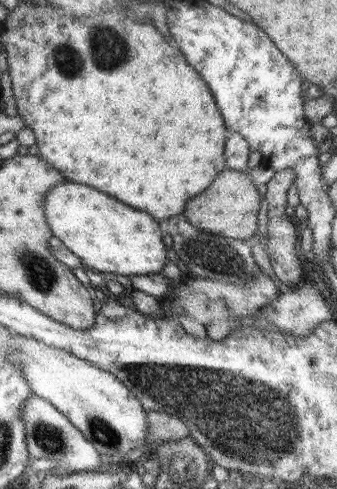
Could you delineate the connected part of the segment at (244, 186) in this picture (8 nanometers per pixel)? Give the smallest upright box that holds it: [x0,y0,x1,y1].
[184,167,260,241]

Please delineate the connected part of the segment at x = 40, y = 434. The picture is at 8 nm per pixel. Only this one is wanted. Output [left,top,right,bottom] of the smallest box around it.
[21,395,102,473]

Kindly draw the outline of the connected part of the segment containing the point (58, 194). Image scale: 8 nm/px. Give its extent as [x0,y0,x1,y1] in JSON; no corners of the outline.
[43,180,168,275]

